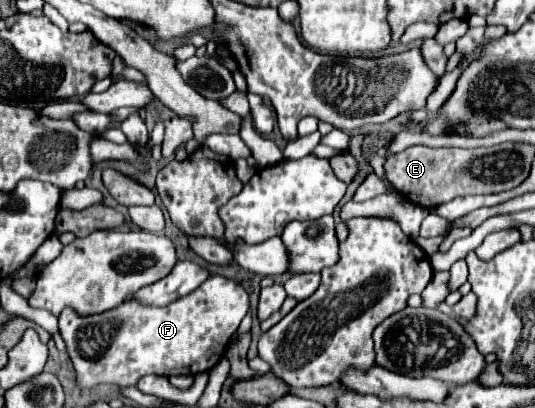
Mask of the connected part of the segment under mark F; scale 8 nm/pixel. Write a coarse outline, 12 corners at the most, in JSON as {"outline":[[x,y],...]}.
{"outline":[[210,277],[166,307],[58,323],[76,387],[198,375],[248,313]]}

